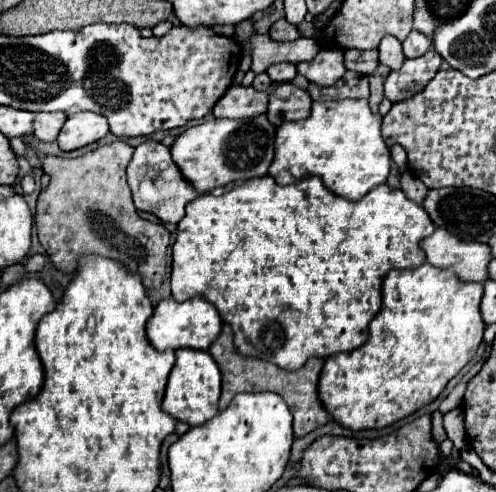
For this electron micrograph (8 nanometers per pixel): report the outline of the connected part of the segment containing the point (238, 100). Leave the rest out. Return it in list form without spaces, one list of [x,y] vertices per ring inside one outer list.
[[[232,85],[230,89],[214,105],[214,117],[256,117],[260,113],[266,113],[268,103],[268,91],[256,91],[254,87],[242,87]]]

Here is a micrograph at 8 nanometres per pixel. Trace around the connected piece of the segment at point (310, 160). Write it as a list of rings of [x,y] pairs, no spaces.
[[[366,99],[314,101],[310,117],[282,123],[276,129],[276,151],[268,175],[272,175],[278,185],[290,185],[316,175],[332,193],[358,201],[374,187],[384,185],[390,175],[392,155],[380,135],[380,127],[382,117],[370,111]]]

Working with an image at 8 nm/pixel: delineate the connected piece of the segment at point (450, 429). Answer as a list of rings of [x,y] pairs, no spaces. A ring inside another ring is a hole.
[[[454,407],[452,411],[448,411],[444,415],[444,427],[446,427],[448,439],[454,443],[454,447],[462,449],[464,443],[466,443],[466,429],[464,429],[460,407]]]

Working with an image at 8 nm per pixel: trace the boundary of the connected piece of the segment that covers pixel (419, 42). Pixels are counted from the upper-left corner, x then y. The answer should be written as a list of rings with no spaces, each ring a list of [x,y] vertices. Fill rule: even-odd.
[[[412,31],[404,41],[402,41],[402,47],[404,47],[404,55],[406,57],[420,57],[424,55],[430,47],[432,47],[432,41],[420,33],[420,31]]]

